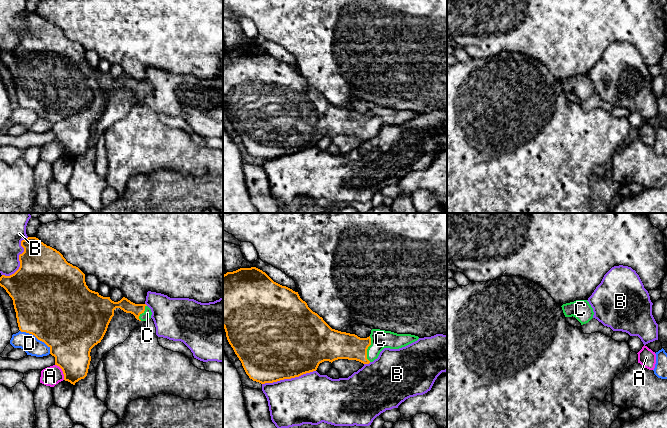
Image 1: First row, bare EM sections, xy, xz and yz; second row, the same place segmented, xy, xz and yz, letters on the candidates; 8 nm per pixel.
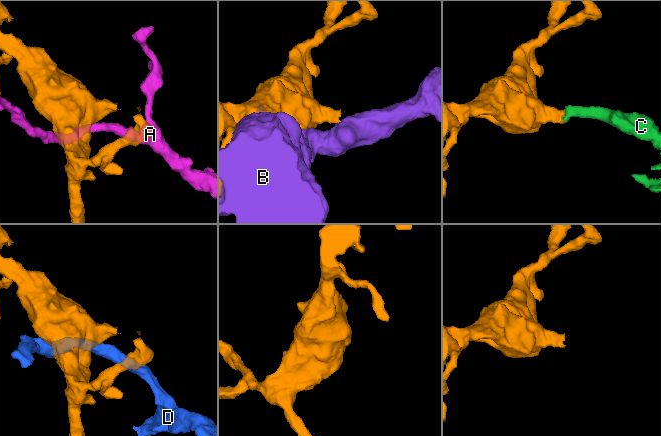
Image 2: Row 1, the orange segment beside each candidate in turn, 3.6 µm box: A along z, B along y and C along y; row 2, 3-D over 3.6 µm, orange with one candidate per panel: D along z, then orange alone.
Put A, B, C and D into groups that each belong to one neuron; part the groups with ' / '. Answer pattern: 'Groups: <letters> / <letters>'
Groups: A / B / C / D

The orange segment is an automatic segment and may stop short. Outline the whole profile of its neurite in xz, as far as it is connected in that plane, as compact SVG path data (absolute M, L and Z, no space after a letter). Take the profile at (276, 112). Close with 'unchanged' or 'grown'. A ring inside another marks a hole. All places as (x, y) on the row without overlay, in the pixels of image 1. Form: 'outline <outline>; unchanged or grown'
outline M240 44L223 51L223 103L226 113L242 142L253 157L261 160L299 153L316 147L324 137L338 135L356 136L369 140L378 134L384 124L399 125L419 115L411 110L397 110L391 107L372 105L367 114L332 105L322 93L313 88L298 68L274 58L262 46Z; grown

